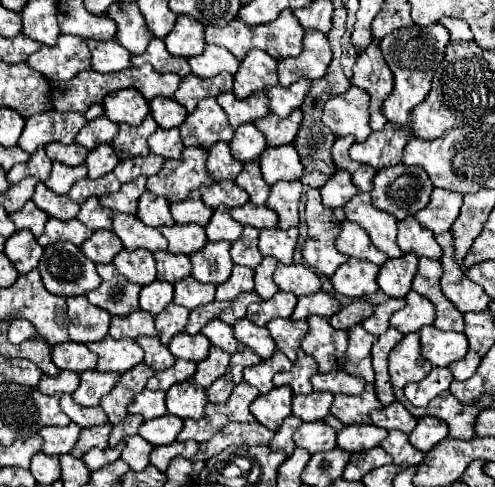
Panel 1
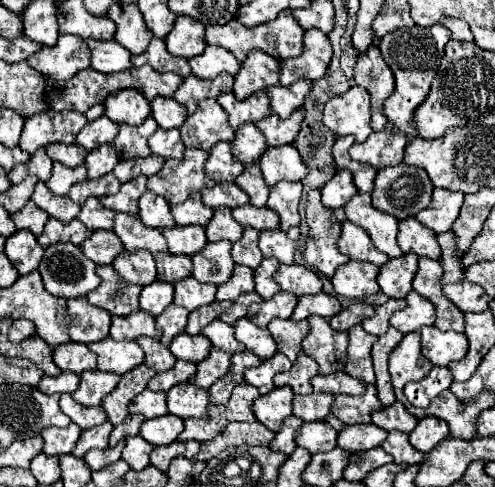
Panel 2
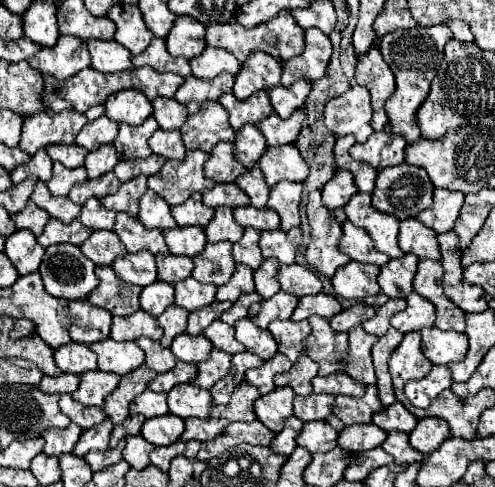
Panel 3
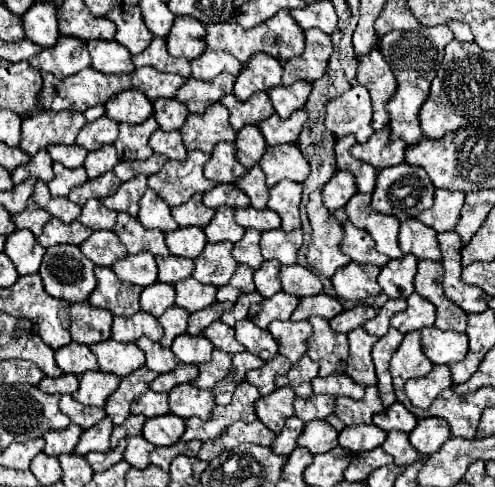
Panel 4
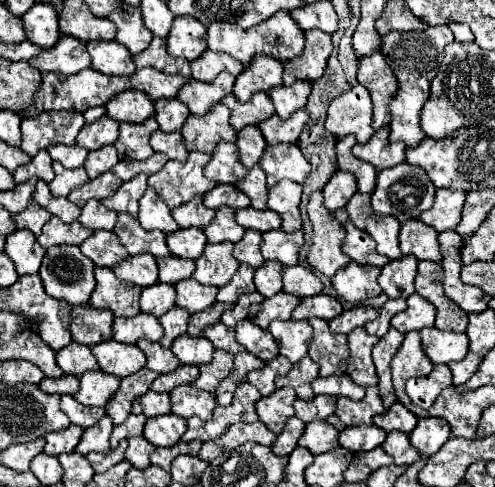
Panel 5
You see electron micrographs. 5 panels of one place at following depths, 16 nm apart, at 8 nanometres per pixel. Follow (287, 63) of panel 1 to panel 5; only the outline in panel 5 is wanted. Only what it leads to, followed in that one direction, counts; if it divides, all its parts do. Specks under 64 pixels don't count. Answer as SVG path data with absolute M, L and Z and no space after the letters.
M308 30L306 32L306 48L300 56L288 60L284 64L284 86L292 86L296 80L314 82L324 74L328 58L332 54L332 40L322 30Z

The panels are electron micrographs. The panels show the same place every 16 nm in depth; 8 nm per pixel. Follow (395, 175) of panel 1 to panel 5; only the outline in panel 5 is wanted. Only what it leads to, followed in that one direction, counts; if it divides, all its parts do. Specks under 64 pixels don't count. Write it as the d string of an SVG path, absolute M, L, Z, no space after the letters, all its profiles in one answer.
M402 162L398 166L380 170L376 180L376 190L372 194L372 210L380 216L394 216L400 222L406 222L410 218L418 218L424 210L428 210L434 204L434 190L436 188L432 180L420 166Z

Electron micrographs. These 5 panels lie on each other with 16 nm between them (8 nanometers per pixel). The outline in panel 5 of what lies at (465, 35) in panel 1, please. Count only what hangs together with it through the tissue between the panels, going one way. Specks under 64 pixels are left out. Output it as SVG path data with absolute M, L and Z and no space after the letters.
M448 24L458 42L474 42L474 36L466 24Z

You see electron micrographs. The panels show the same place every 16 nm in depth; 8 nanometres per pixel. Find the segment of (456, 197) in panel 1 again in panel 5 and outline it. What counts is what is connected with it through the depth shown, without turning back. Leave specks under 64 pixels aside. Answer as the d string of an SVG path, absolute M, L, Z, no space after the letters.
M438 188L436 198L434 198L434 206L428 212L422 212L420 220L438 232L454 230L456 224L460 222L464 198L466 198L466 194L462 190Z

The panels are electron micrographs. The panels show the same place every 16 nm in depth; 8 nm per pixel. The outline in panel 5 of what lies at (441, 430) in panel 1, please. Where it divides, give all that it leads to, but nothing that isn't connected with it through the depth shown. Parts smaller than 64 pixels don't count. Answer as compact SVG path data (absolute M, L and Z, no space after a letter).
M422 418L410 434L410 444L422 456L432 456L448 438L450 426L444 418Z

